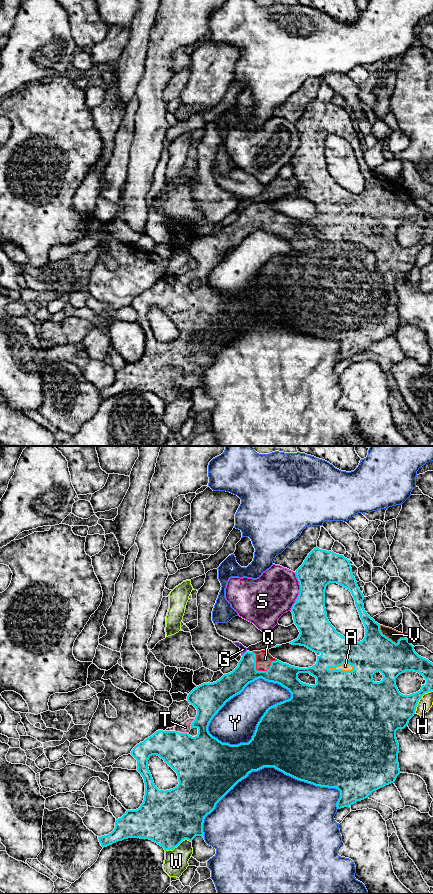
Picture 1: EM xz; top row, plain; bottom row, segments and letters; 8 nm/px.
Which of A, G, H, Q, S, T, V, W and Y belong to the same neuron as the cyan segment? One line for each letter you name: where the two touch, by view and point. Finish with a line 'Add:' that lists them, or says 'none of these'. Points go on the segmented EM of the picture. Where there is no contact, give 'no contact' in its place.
A: contact xz (341, 670)
Q: contact xz (259, 671)
T: contact xz (181, 733)
V: contact xz (390, 639)
Add: A, Q, T, V

